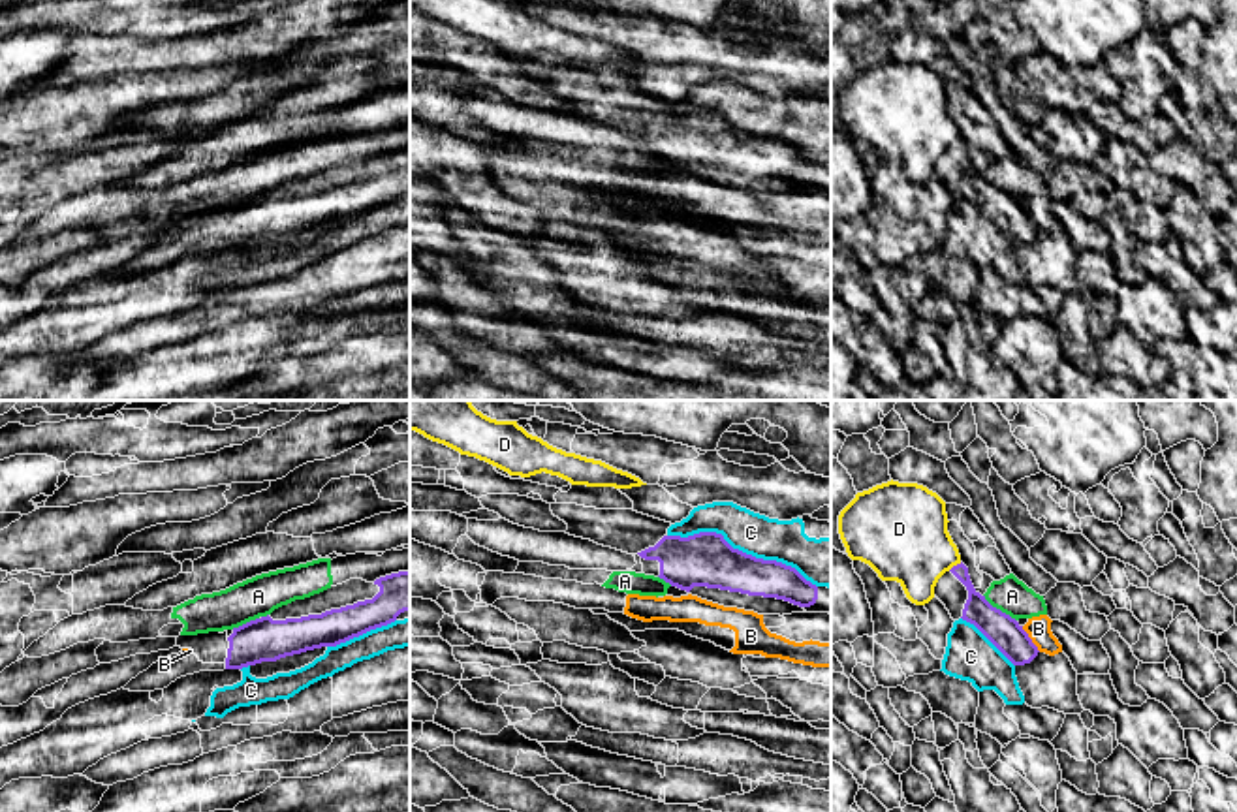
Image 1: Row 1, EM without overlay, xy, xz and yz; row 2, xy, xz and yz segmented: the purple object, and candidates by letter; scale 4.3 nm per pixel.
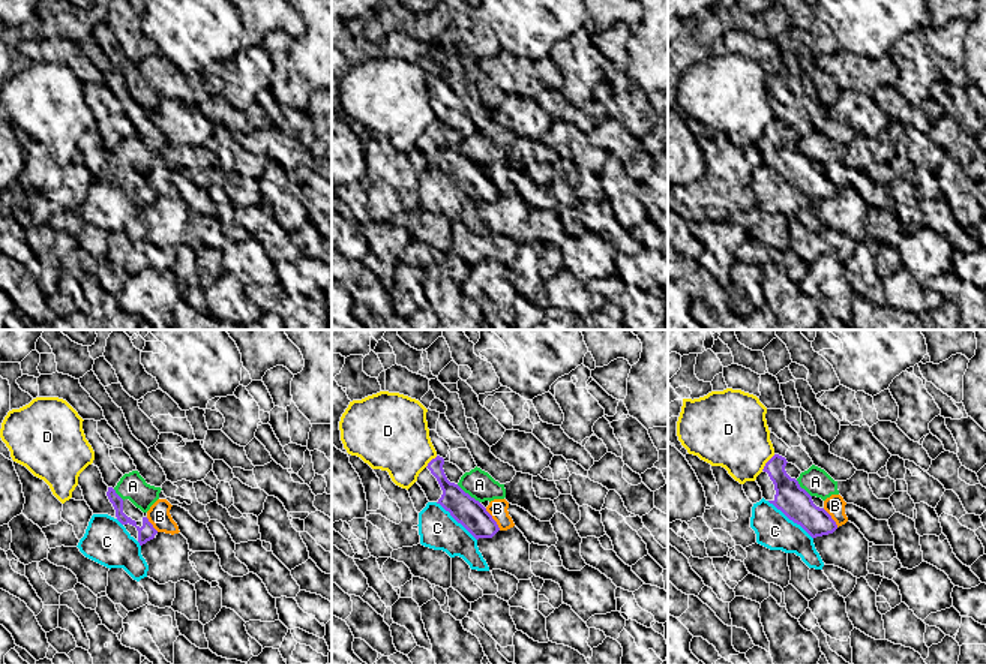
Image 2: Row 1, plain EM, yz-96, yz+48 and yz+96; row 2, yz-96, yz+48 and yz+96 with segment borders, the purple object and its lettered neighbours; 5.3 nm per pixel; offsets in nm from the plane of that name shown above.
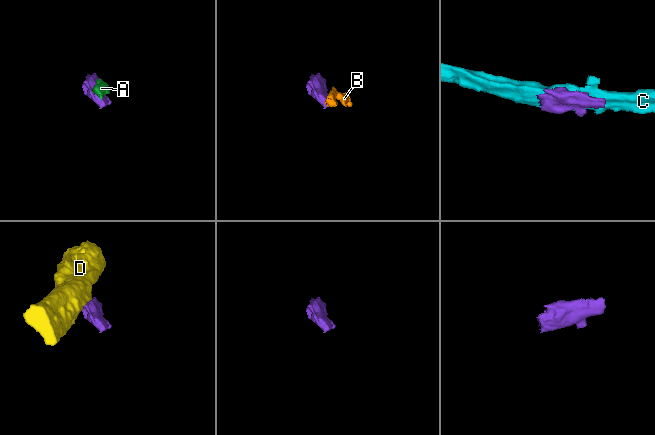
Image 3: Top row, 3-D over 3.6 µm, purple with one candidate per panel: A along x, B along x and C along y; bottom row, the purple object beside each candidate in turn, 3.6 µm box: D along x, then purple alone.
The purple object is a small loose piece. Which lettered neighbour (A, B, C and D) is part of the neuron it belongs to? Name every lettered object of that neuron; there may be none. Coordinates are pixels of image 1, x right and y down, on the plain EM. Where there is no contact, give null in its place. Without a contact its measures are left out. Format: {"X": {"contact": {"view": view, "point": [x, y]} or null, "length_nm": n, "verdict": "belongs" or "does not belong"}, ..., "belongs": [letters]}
{"A": {"contact": {"view": "yz", "point": [999, 188]}, "length_nm": 180, "verdict": "does not belong"}, "B": {"contact": {"view": "yz", "point": [1031, 218]}, "length_nm": 140, "verdict": "does not belong"}, "C": {"contact": {"view": "xz", "point": [741, 130]}, "length_nm": 700, "verdict": "does not belong"}, "D": {"contact": {"view": "yz", "point": [954, 145]}, "length_nm": 70, "verdict": "does not belong"}, "belongs": []}

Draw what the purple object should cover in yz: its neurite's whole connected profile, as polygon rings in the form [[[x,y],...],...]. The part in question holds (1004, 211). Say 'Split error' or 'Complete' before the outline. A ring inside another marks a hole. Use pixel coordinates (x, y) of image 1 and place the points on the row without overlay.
Split error. [[[963,141],[938,158],[934,175],[946,184],[953,199],[963,197],[974,203],[1013,244],[1030,242],[1038,235],[1040,229],[1023,205],[993,186],[974,167]]]

